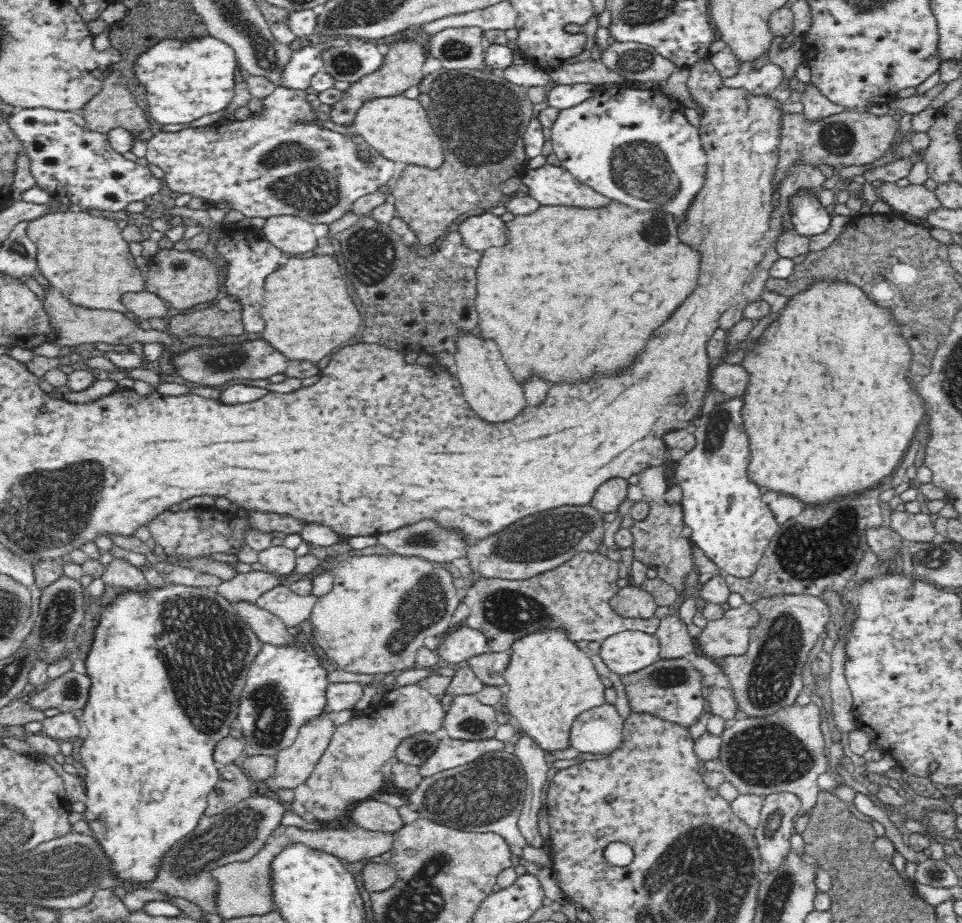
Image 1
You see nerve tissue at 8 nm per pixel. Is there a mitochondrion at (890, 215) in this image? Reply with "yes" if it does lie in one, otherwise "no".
no

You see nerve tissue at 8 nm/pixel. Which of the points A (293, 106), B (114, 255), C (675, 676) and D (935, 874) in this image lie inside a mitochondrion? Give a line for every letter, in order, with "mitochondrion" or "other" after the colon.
A: other
B: other
C: mitochondrion
D: other

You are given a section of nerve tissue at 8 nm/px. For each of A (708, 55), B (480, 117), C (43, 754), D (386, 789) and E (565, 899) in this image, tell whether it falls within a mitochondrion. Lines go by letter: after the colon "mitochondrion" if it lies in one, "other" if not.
A: other
B: mitochondrion
C: other
D: other
E: other

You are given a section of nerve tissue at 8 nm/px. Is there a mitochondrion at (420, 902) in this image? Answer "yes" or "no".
yes

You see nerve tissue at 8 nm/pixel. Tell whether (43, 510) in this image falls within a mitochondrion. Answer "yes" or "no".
yes

